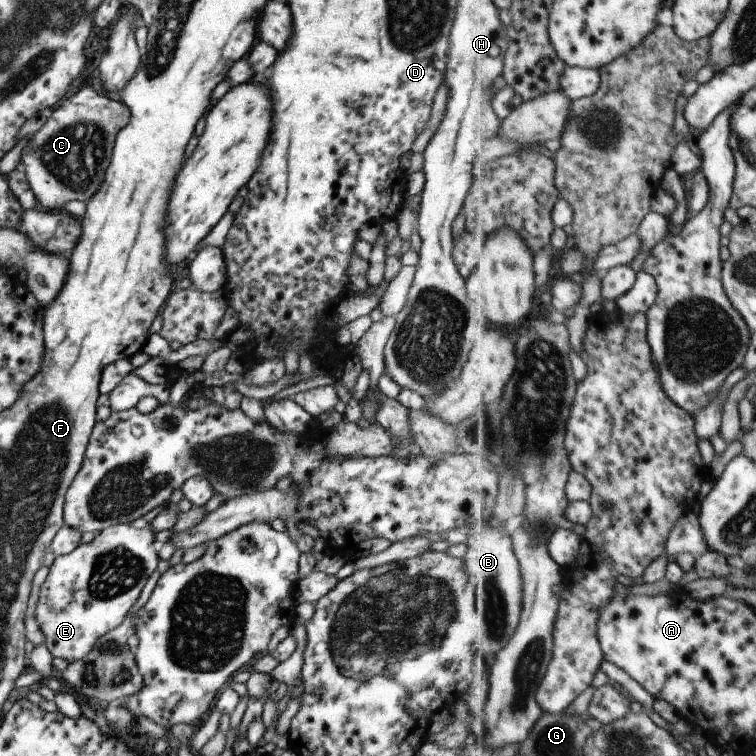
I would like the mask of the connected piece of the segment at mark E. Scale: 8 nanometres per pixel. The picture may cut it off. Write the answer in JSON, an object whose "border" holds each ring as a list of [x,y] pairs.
{"border":[[[132,523],[115,524],[105,528],[92,542],[80,543],[76,550],[55,558],[36,606],[36,622],[52,656],[70,662],[80,660],[100,636],[124,622],[161,560],[154,534],[149,524],[142,528]]]}

